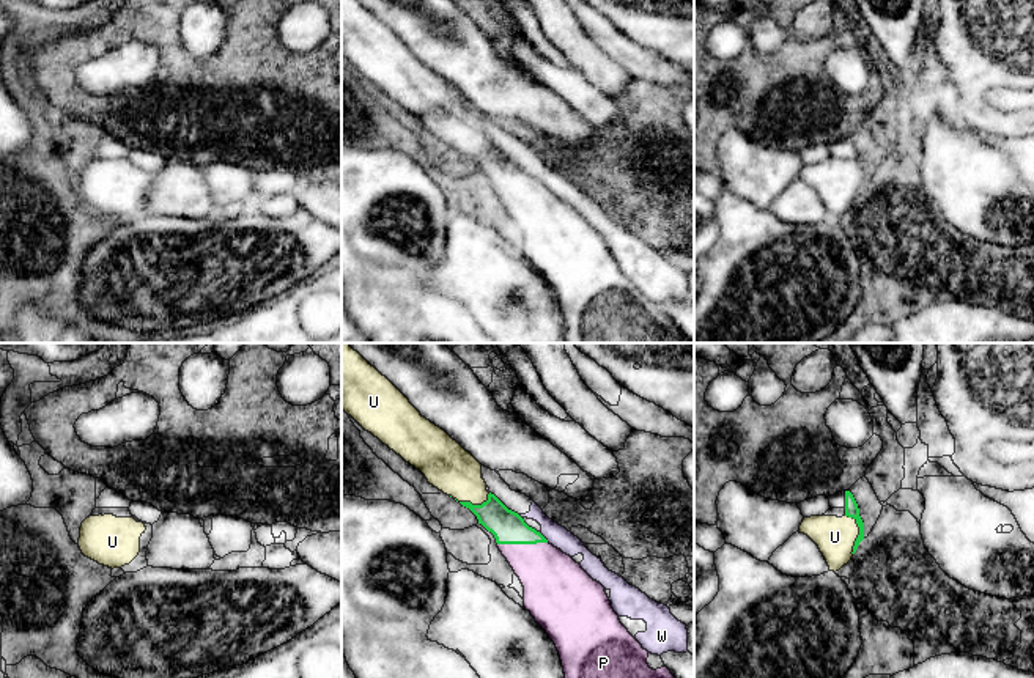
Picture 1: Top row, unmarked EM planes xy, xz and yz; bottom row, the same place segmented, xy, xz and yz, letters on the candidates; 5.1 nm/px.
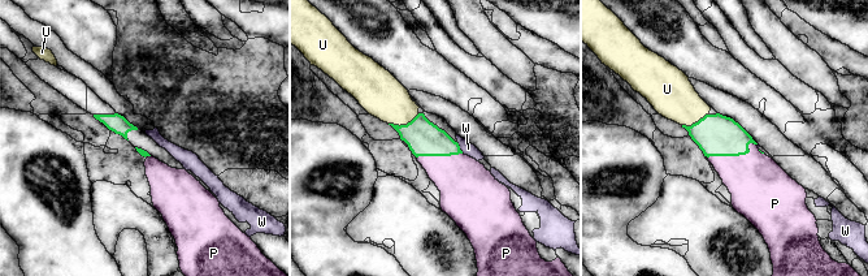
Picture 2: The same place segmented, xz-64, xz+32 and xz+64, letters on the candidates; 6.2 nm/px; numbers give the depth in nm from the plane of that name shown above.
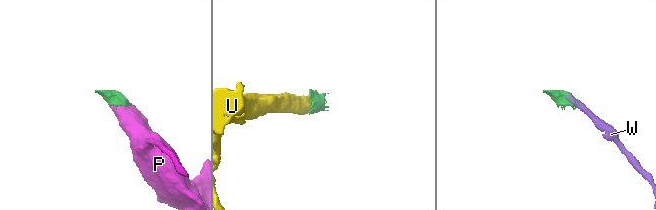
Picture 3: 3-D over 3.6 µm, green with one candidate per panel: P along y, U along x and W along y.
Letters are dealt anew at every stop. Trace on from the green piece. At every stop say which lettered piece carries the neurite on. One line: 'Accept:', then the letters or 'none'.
Accept: P, U

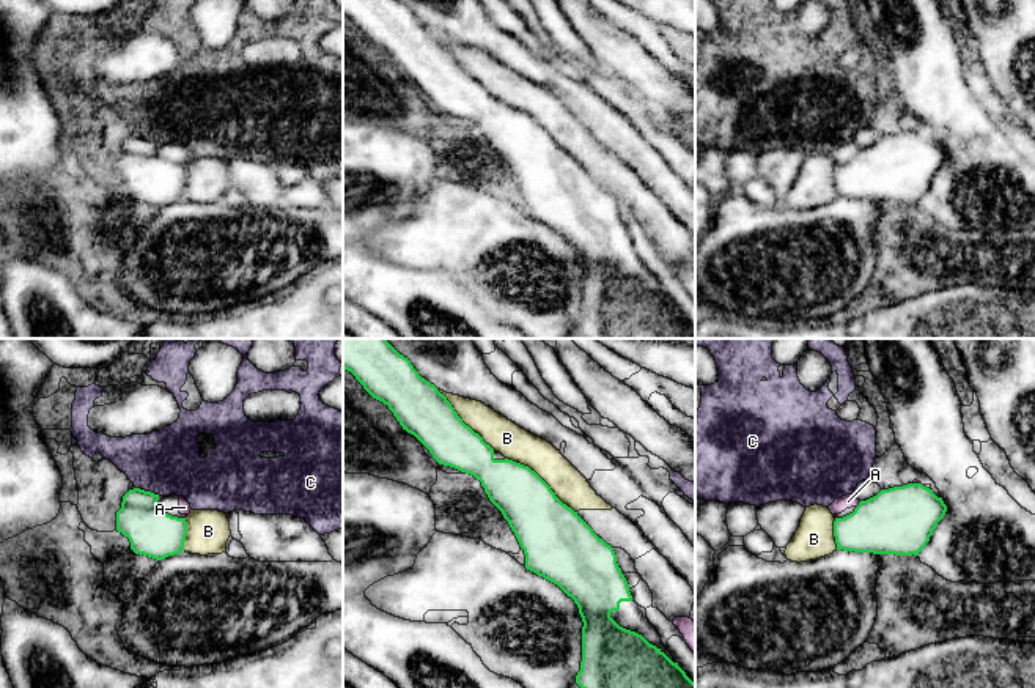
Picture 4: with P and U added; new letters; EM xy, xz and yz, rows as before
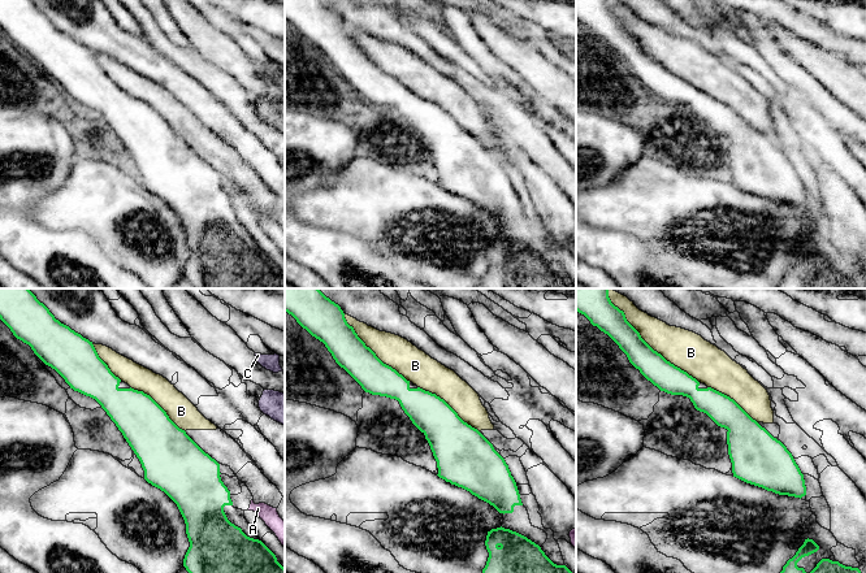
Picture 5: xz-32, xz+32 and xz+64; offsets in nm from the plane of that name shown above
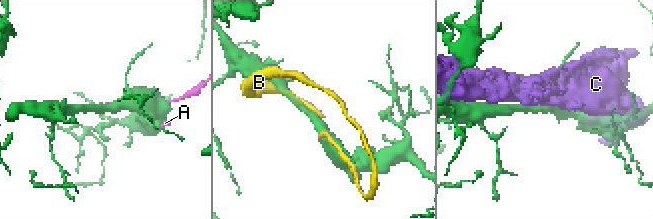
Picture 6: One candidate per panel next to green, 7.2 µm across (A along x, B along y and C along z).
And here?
Accept: none

